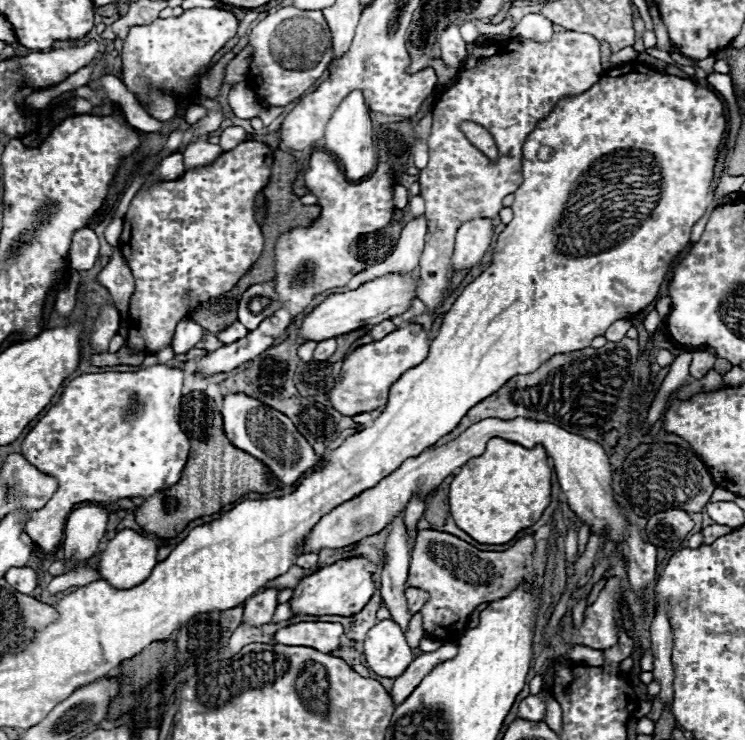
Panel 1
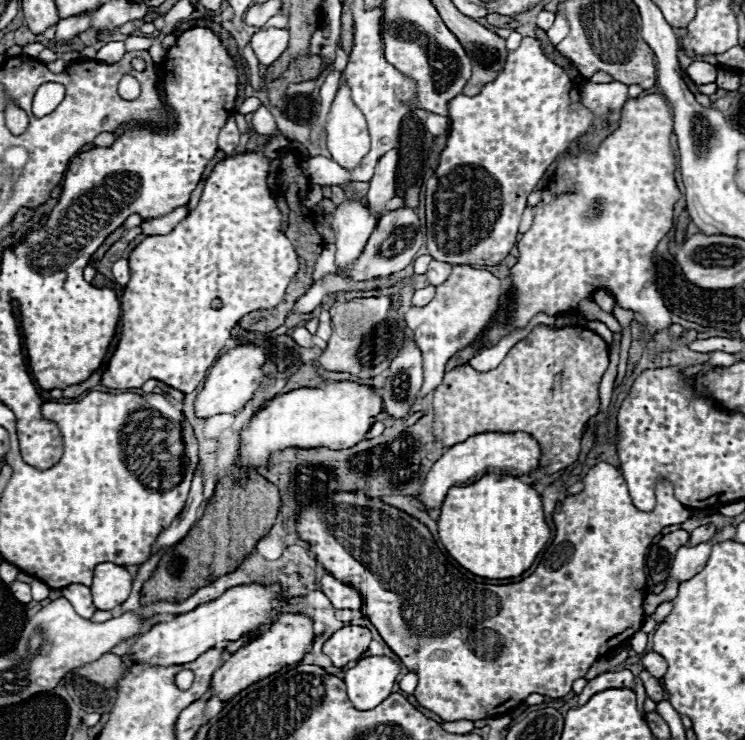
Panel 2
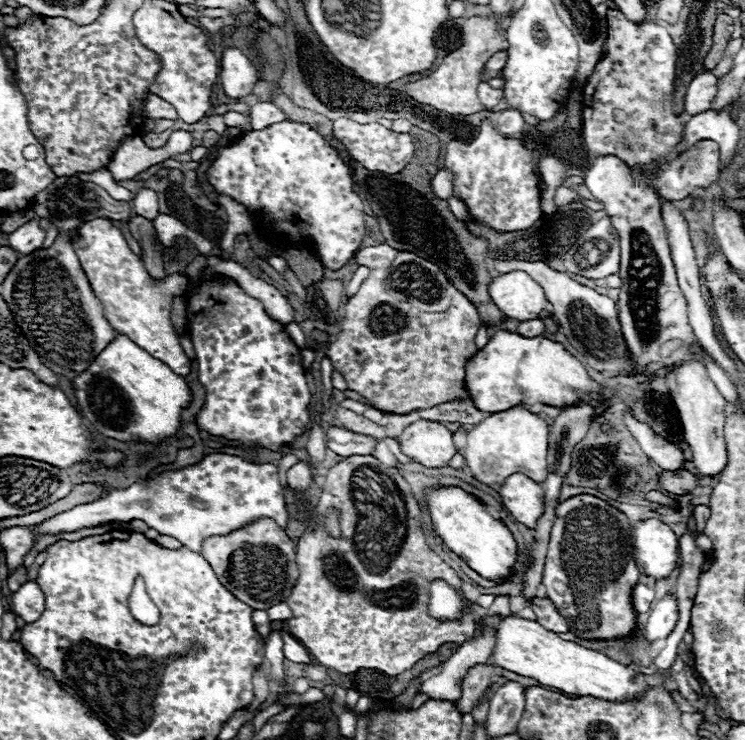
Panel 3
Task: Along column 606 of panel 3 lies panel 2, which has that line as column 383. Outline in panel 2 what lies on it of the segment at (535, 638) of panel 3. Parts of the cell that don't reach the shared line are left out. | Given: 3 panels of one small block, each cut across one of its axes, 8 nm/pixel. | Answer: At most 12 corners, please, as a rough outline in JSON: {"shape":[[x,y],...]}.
{"shape":[[368,656],[344,674],[356,710],[392,694],[400,666]]}

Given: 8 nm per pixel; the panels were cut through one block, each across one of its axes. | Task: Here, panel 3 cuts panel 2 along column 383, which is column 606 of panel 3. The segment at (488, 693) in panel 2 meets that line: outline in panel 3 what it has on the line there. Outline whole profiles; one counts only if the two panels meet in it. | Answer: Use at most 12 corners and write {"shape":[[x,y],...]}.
{"shape":[[556,506],[542,584],[582,638],[632,636],[632,526]]}

